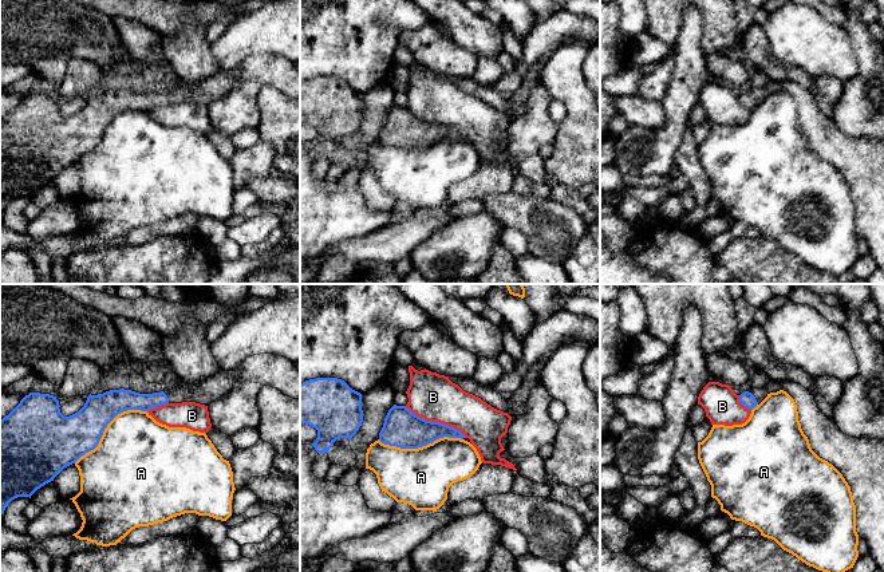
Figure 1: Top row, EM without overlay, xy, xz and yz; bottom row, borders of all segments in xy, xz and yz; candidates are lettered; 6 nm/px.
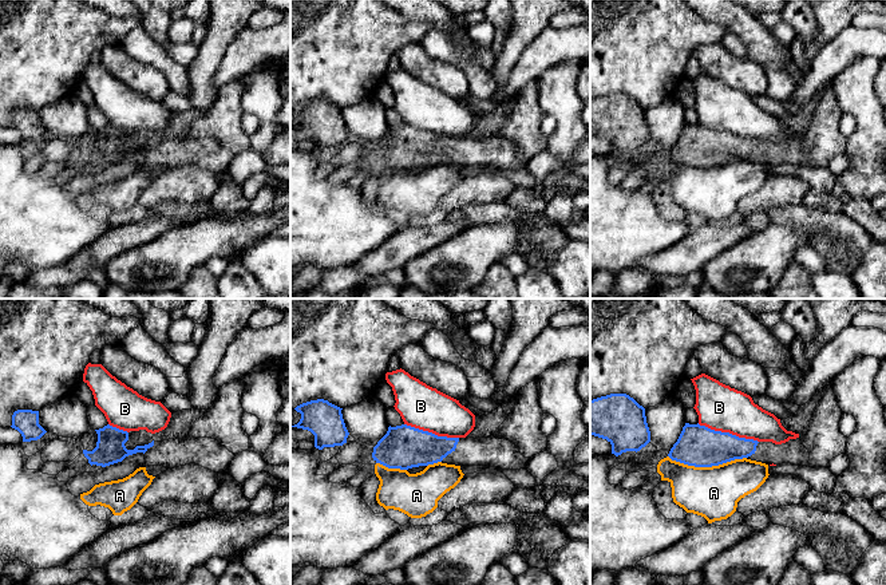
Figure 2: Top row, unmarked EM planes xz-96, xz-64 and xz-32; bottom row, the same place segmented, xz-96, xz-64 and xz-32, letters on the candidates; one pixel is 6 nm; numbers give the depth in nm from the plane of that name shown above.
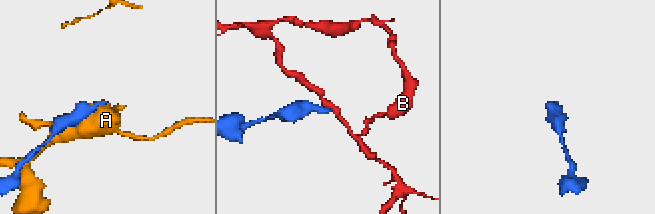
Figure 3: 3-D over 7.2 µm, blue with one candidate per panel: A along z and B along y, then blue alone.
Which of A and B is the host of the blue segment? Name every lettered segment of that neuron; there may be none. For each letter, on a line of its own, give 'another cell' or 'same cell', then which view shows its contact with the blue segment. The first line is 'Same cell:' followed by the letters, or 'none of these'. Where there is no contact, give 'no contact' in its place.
Same cell: none of these
A: another cell | xz
B: another cell | xz

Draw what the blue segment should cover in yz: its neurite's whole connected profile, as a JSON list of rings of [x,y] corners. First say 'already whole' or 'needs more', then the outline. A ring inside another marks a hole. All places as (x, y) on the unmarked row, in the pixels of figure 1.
needs more | [[[750,87],[747,91],[742,92],[739,95],[739,102],[753,110],[757,107],[766,96],[767,96],[767,90],[766,88],[753,88]]]

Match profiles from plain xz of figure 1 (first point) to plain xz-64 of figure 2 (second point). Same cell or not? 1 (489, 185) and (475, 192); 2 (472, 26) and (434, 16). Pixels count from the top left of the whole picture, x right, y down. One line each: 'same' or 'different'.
1: same
2: same

